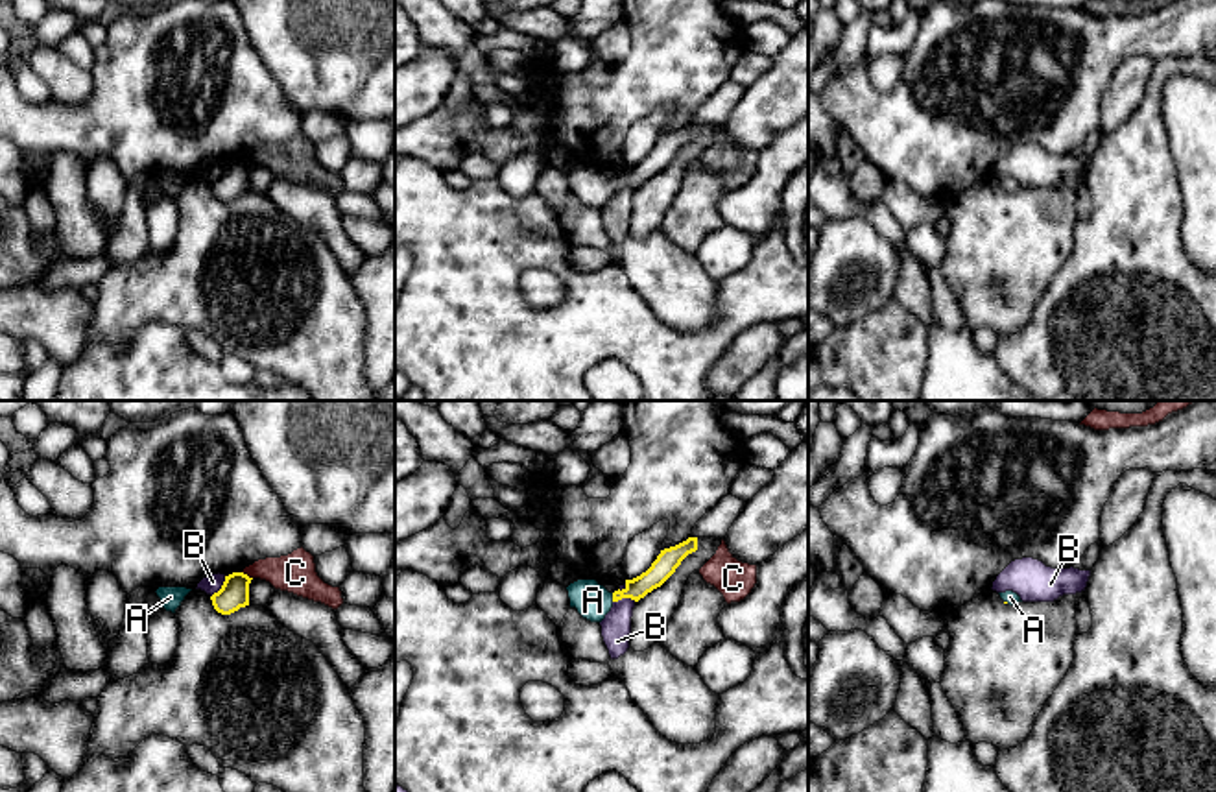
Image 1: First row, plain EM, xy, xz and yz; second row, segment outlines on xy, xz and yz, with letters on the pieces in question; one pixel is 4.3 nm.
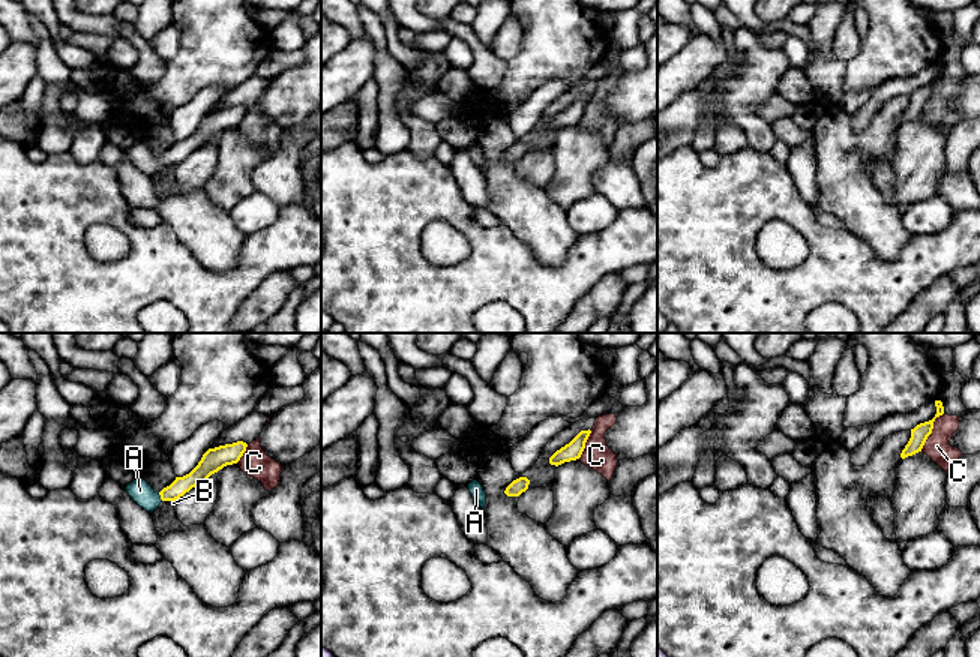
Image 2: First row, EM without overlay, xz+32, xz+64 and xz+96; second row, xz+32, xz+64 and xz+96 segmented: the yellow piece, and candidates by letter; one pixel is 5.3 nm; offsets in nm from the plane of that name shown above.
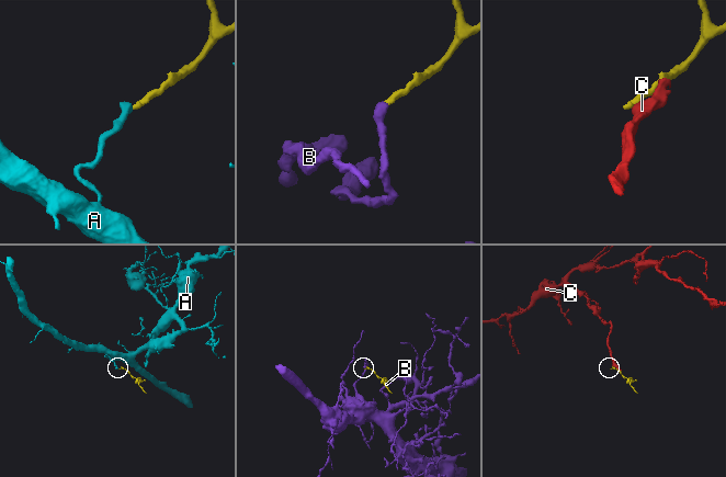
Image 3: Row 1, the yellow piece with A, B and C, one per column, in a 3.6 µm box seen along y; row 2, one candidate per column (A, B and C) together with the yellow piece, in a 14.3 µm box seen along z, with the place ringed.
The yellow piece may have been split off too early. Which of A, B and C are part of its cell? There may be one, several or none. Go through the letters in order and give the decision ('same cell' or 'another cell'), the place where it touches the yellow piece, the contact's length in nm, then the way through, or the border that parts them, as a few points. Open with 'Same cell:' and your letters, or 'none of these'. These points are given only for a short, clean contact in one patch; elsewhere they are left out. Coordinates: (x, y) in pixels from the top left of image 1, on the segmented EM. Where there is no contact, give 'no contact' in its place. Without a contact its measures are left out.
Same cell: A
A: same cell; contact xz (613, 597); length 40 nm; way xz (661, 569), (639, 588), (613, 597), (593, 600)
B: another cell; contact xy (222, 588); length 120 nm; border xy (226, 576), (224, 584), (211, 597)
C: another cell; contact xy (246, 575); length 60 nm

